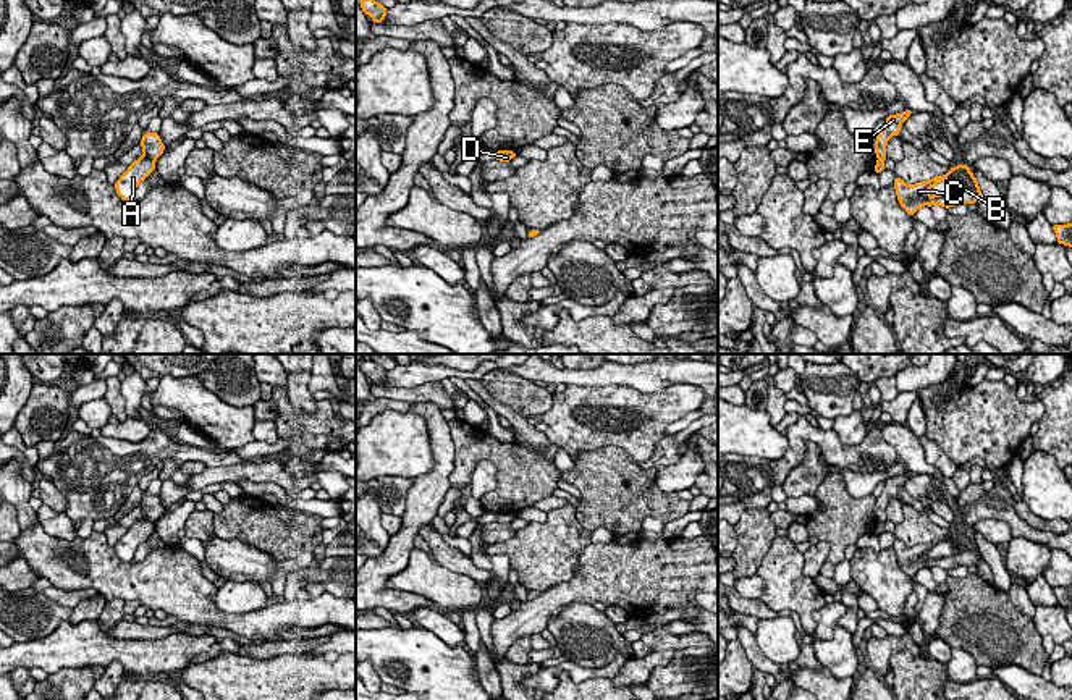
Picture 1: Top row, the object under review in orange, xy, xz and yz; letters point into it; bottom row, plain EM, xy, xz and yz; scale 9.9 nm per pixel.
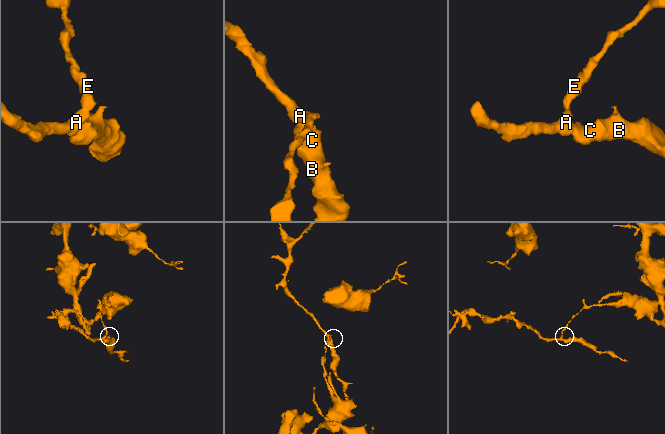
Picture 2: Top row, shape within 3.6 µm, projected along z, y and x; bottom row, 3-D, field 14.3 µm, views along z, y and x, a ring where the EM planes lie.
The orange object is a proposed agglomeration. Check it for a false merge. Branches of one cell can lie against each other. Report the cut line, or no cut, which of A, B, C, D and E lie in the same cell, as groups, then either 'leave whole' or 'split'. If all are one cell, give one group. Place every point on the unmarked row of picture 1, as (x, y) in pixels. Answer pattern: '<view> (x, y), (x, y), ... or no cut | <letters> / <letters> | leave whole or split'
xy (143, 516), (154, 524) | A B C D / E | split

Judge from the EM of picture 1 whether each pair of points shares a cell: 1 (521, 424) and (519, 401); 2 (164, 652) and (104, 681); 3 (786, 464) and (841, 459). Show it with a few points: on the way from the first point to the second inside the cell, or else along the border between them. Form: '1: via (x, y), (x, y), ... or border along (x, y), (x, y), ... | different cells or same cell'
1: border along (490, 393), (526, 417) | different cells
2: border along (105, 666), (117, 660), (125, 670) | different cells
3: via (796, 450), (807, 437), (818, 437), (827, 445) | same cell

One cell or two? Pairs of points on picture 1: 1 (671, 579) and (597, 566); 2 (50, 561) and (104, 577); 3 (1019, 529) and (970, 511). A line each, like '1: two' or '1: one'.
1: one
2: one
3: one

